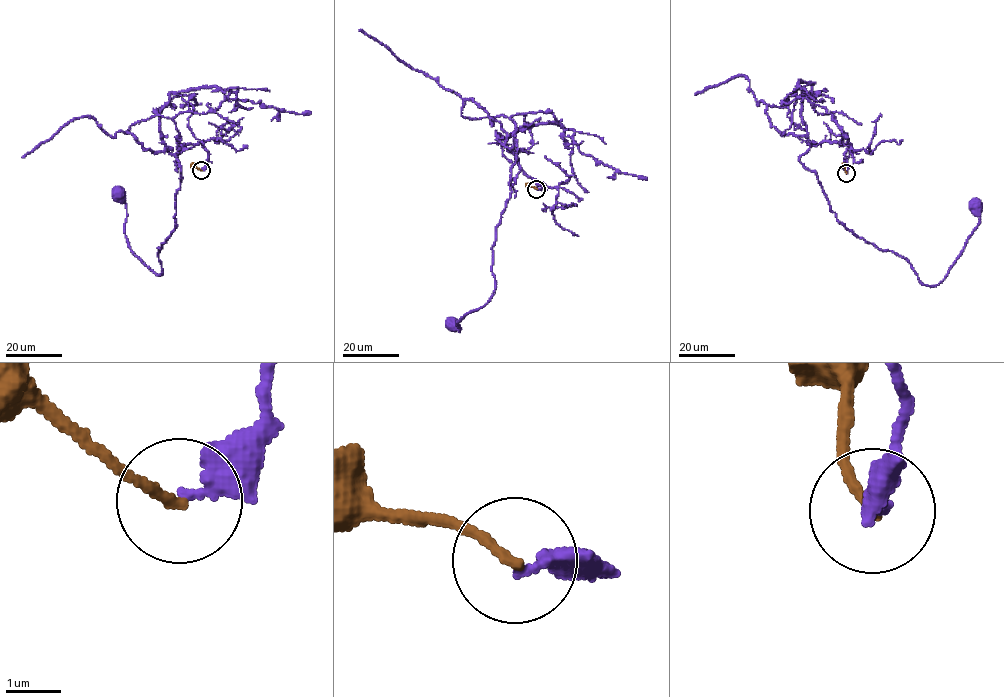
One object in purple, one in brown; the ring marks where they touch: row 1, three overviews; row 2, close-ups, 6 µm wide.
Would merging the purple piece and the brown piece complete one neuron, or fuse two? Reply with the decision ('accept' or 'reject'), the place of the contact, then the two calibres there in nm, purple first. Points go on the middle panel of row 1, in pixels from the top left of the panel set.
reject | (536, 189) | 260/170 nm

